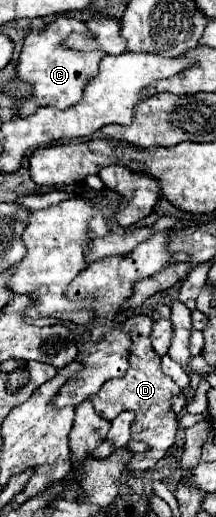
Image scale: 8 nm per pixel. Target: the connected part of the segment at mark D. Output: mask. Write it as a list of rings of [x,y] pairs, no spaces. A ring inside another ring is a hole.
[[[134,315],[124,323],[124,327],[129,328],[132,339],[132,345],[129,347],[129,369],[121,379],[107,381],[99,389],[99,393],[91,397],[91,401],[95,411],[103,415],[103,419],[115,419],[121,411],[135,413],[135,421],[131,423],[131,449],[135,459],[131,459],[125,467],[127,471],[143,471],[143,469],[153,469],[155,463],[175,443],[177,415],[171,409],[171,397],[177,395],[181,389],[177,389],[177,385],[163,375],[161,359],[151,347],[149,336],[153,325],[152,319],[145,315]],[[139,443],[147,443],[147,445],[137,447]]]

